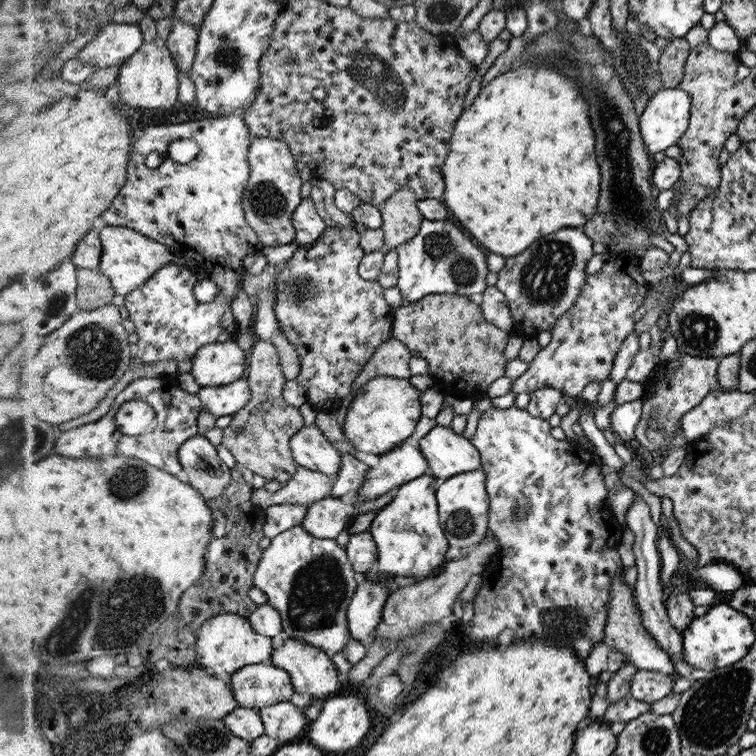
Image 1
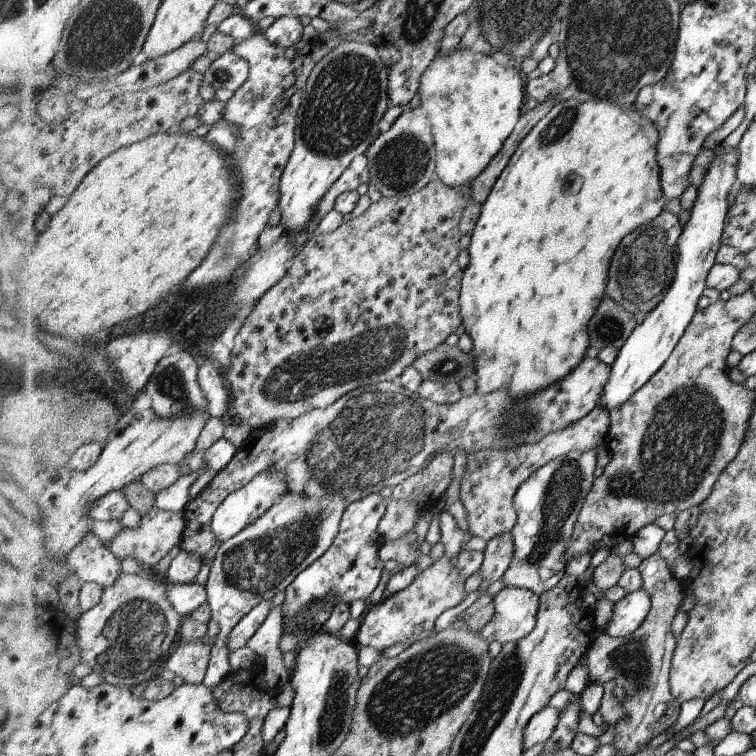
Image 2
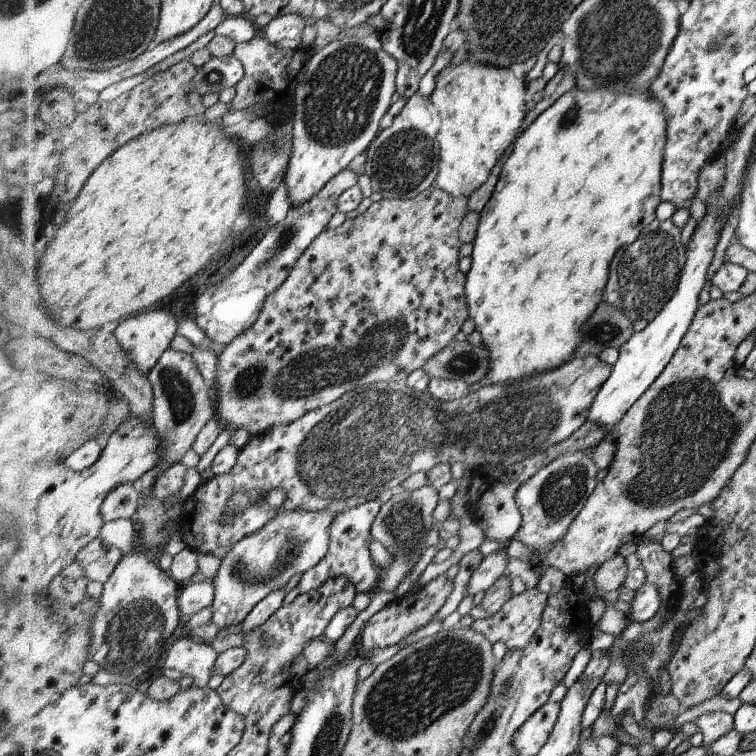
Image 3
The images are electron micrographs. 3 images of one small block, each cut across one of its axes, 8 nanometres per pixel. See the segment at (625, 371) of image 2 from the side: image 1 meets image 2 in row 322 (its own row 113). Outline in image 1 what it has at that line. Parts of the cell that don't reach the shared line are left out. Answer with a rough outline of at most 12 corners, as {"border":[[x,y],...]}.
{"border":[[663,88],[639,116],[651,154],[688,130],[693,100]]}

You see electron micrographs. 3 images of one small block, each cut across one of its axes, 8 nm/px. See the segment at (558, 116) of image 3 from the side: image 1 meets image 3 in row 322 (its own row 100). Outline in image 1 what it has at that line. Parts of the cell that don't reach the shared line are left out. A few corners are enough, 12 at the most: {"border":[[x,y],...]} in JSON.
{"border":[[525,64],[451,136],[442,201],[516,256],[597,210],[588,104]]}

